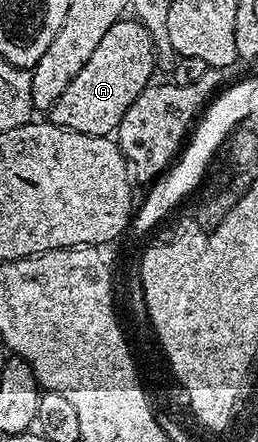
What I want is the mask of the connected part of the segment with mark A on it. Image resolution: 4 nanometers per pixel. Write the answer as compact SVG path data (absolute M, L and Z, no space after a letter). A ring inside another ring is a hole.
M135 18L114 22L114 26L106 30L102 42L98 42L94 54L90 54L90 62L78 70L74 82L66 86L62 98L54 102L50 109L51 123L78 134L112 136L120 127L126 110L130 110L134 98L138 98L138 94L153 83L152 71L155 68L158 68L156 41L147 26Z

